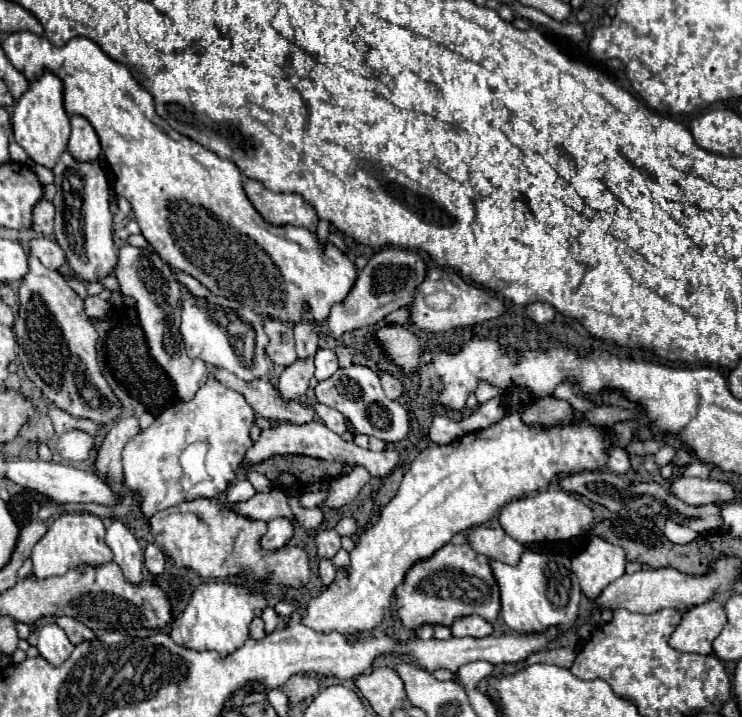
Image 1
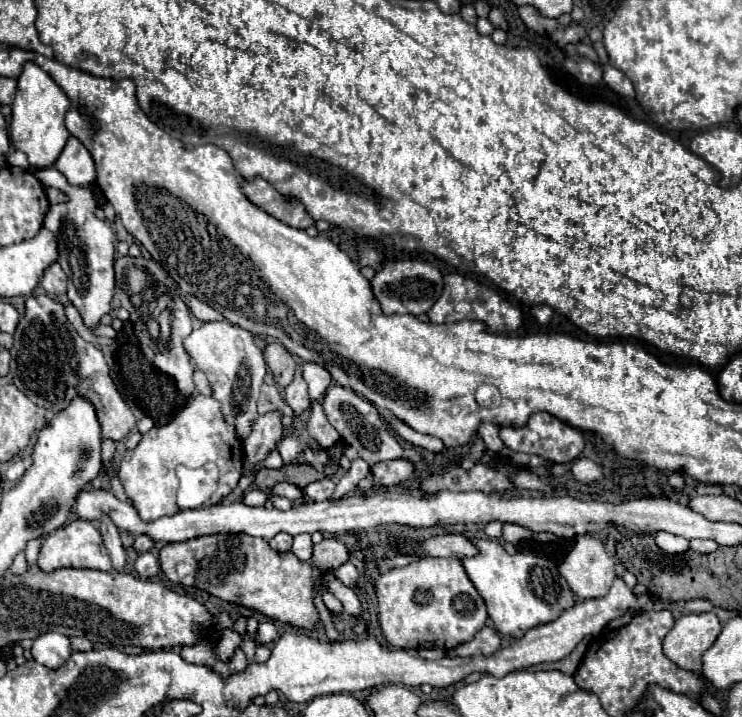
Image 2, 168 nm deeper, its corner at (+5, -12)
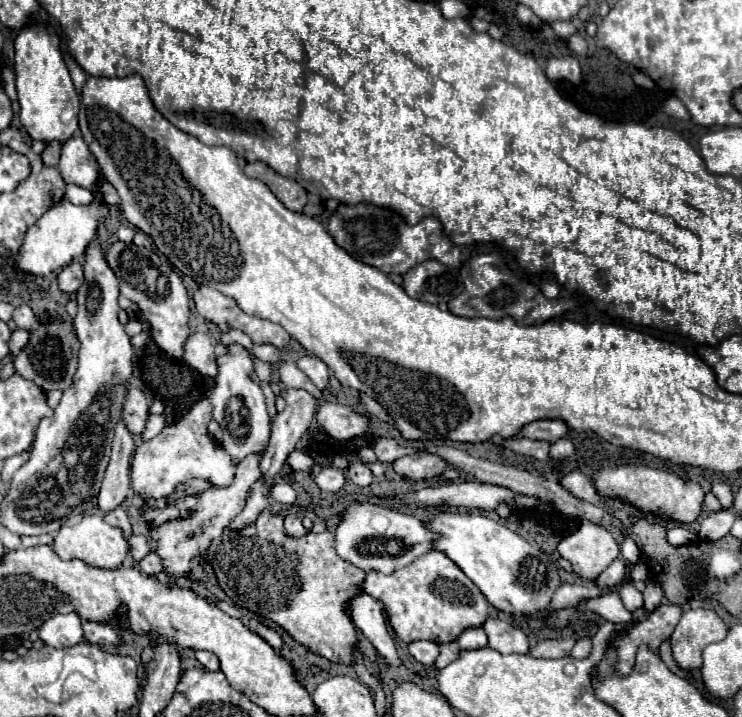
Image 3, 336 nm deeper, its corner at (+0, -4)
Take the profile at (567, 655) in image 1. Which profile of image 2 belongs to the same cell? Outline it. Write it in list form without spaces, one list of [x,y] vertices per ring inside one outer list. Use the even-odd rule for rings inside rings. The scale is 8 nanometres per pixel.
[[[589,638],[581,640],[581,642],[577,644],[577,648],[575,648],[569,656],[565,656],[563,660],[547,662],[547,664],[537,664],[537,666],[533,666],[533,668],[529,668],[529,670],[561,670],[561,672],[565,672],[565,674],[573,674],[575,668],[577,668],[577,664],[579,664],[579,660],[581,660],[583,654],[587,652],[587,646],[589,646]]]

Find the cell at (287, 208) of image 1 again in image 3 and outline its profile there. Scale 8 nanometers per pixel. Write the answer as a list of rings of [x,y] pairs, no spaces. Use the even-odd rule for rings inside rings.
[[[252,162],[244,166],[244,174],[248,178],[256,178],[262,180],[272,194],[292,212],[302,212],[304,204],[306,204],[306,190],[296,182],[296,180],[288,180],[280,174],[276,174],[268,164],[264,162]]]

